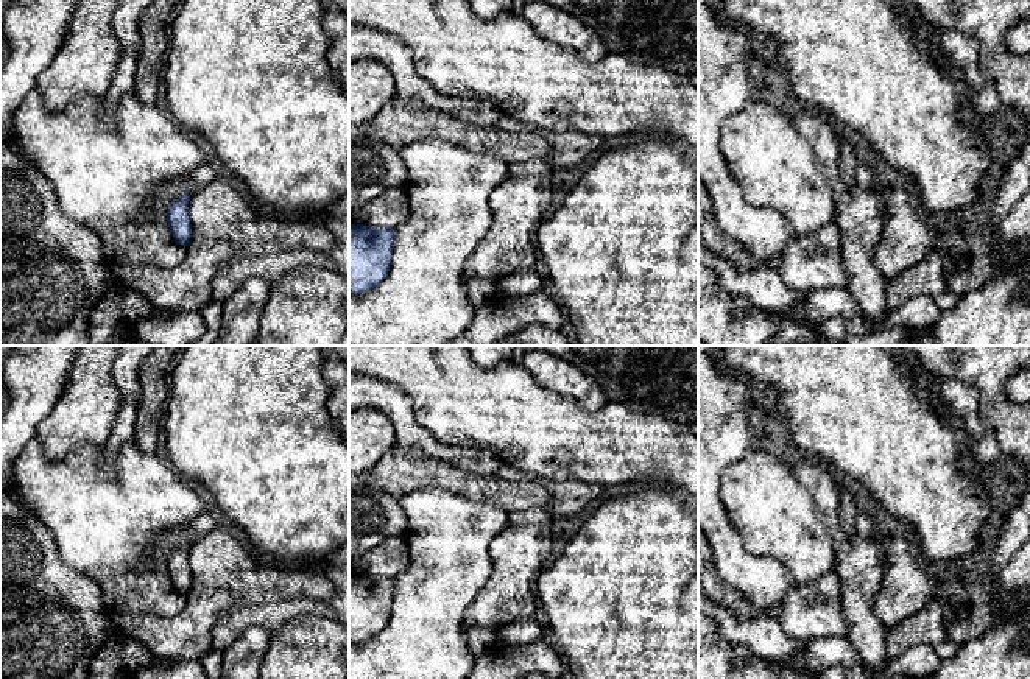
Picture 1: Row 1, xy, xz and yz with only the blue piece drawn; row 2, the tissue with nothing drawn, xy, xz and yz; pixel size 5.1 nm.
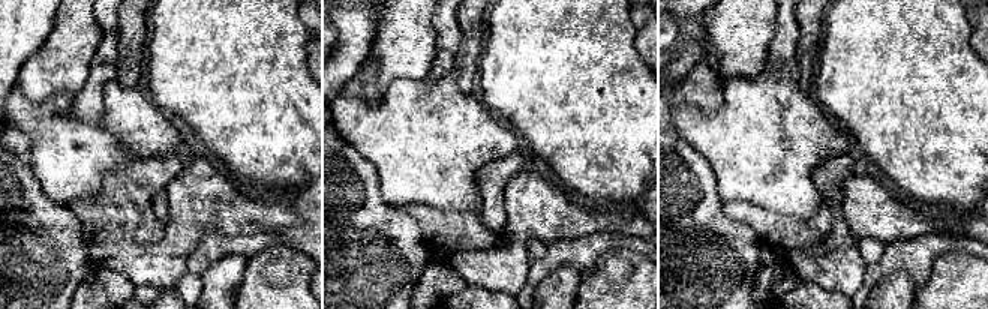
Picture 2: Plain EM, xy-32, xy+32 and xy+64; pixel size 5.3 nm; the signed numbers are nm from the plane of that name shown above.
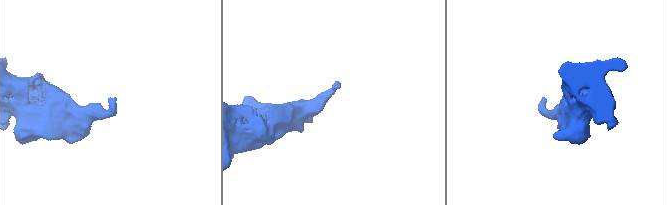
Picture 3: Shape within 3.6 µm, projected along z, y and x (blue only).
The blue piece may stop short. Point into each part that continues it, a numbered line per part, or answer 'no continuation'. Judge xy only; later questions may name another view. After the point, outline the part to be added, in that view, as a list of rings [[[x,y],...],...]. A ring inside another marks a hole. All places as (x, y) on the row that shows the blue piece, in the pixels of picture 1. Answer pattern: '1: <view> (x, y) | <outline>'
no continuation

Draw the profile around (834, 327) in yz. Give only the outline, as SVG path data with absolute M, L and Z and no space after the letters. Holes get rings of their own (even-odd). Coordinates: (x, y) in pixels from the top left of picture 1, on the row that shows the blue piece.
M834 316L823 321L817 330L831 340L845 340L846 338L846 319L843 316Z

